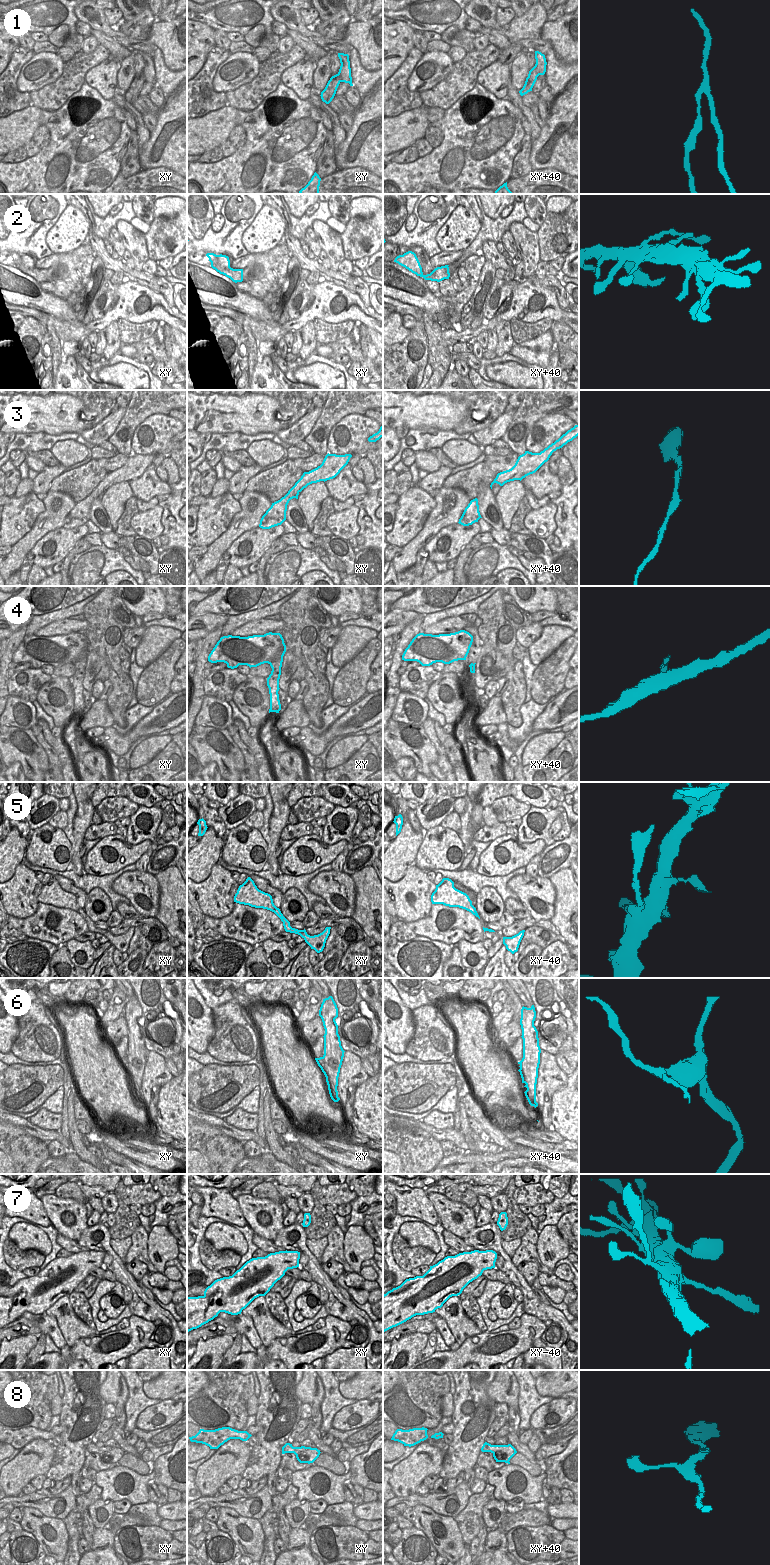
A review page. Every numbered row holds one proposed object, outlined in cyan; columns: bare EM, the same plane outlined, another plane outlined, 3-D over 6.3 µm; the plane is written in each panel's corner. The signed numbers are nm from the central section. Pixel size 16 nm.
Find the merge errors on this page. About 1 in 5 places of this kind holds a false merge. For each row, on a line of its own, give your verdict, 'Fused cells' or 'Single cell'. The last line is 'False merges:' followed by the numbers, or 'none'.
1: Fused cells
2: Single cell
3: Single cell
4: Single cell
5: Single cell
6: Fused cells
7: Single cell
8: Single cell
False merges: 1, 6

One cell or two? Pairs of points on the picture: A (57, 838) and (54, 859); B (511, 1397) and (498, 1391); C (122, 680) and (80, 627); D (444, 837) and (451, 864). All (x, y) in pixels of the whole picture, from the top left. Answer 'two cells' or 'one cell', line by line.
A: one cell
B: one cell
C: two cells
D: one cell

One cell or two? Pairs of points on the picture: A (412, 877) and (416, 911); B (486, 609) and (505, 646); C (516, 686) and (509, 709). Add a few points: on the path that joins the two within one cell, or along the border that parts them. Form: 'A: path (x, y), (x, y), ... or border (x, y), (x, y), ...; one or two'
A: path (415, 885), (416, 903); one
B: path (492, 618), (495, 630), (502, 637); one
C: path (515, 692), (511, 703); one

